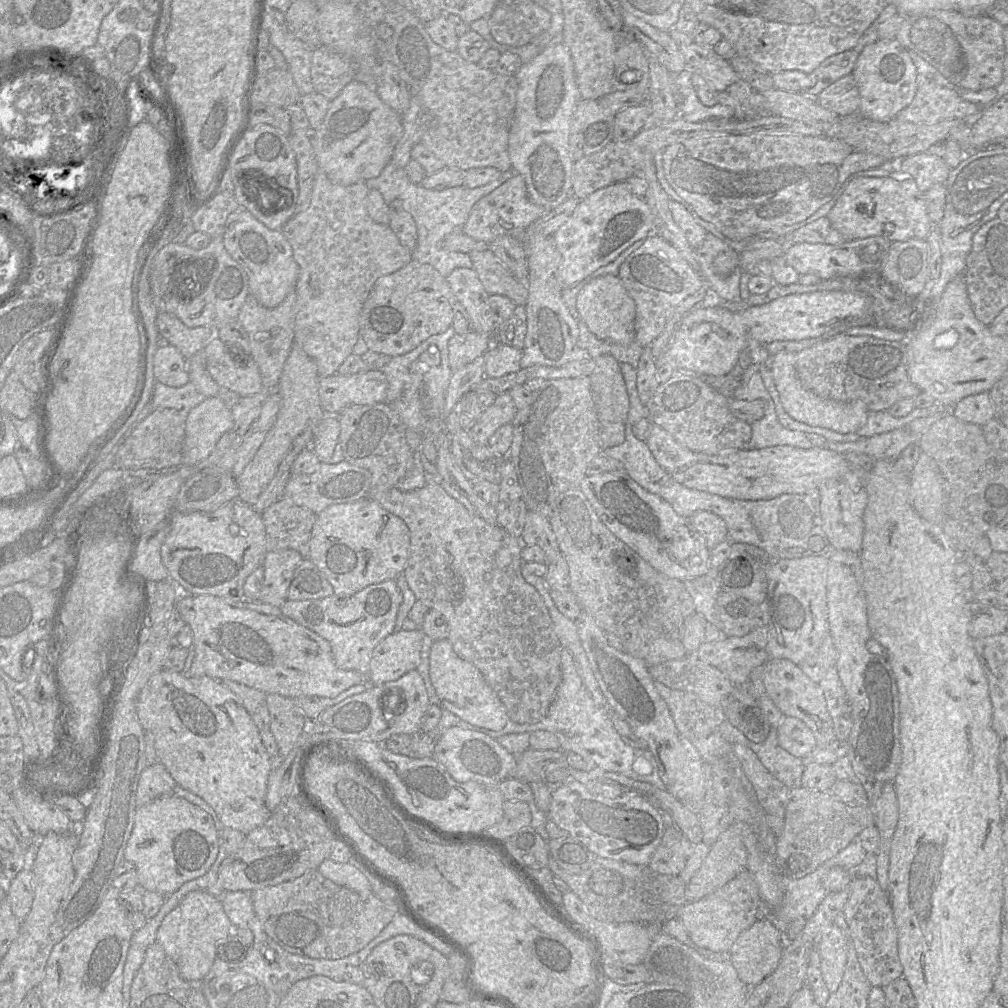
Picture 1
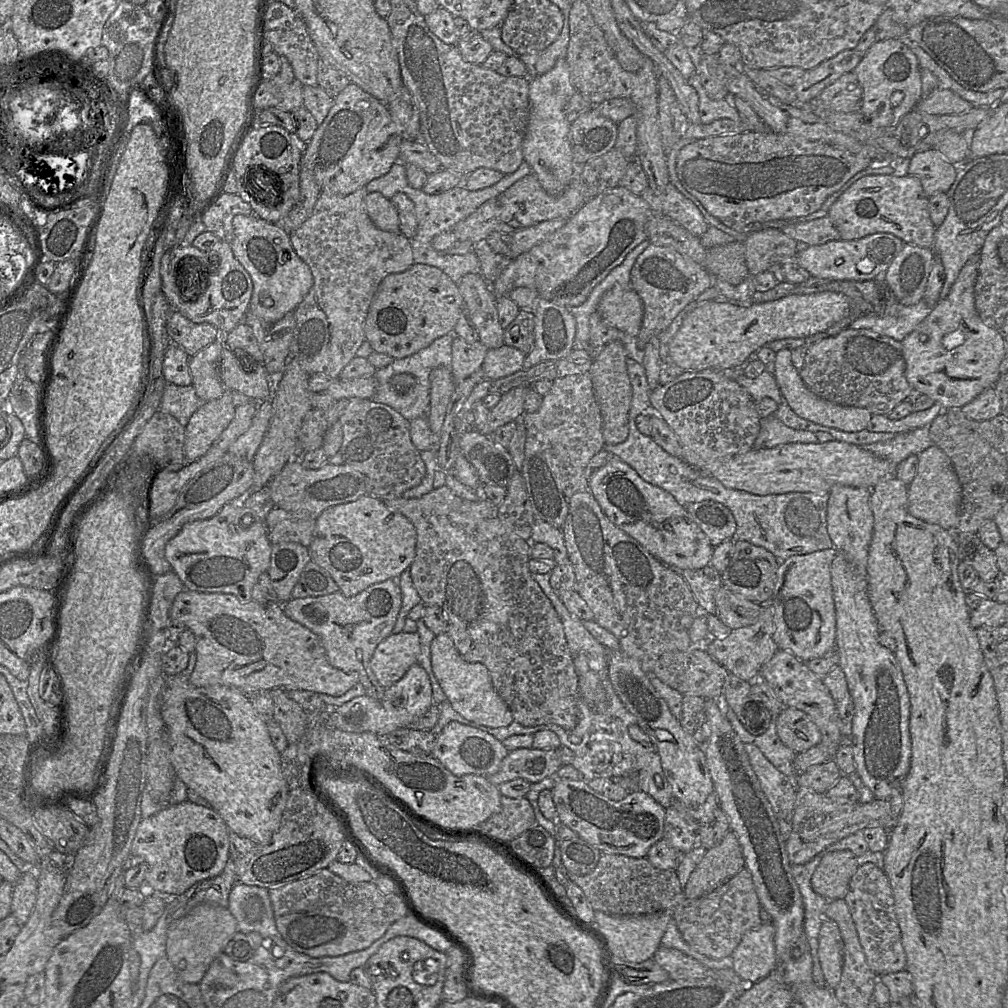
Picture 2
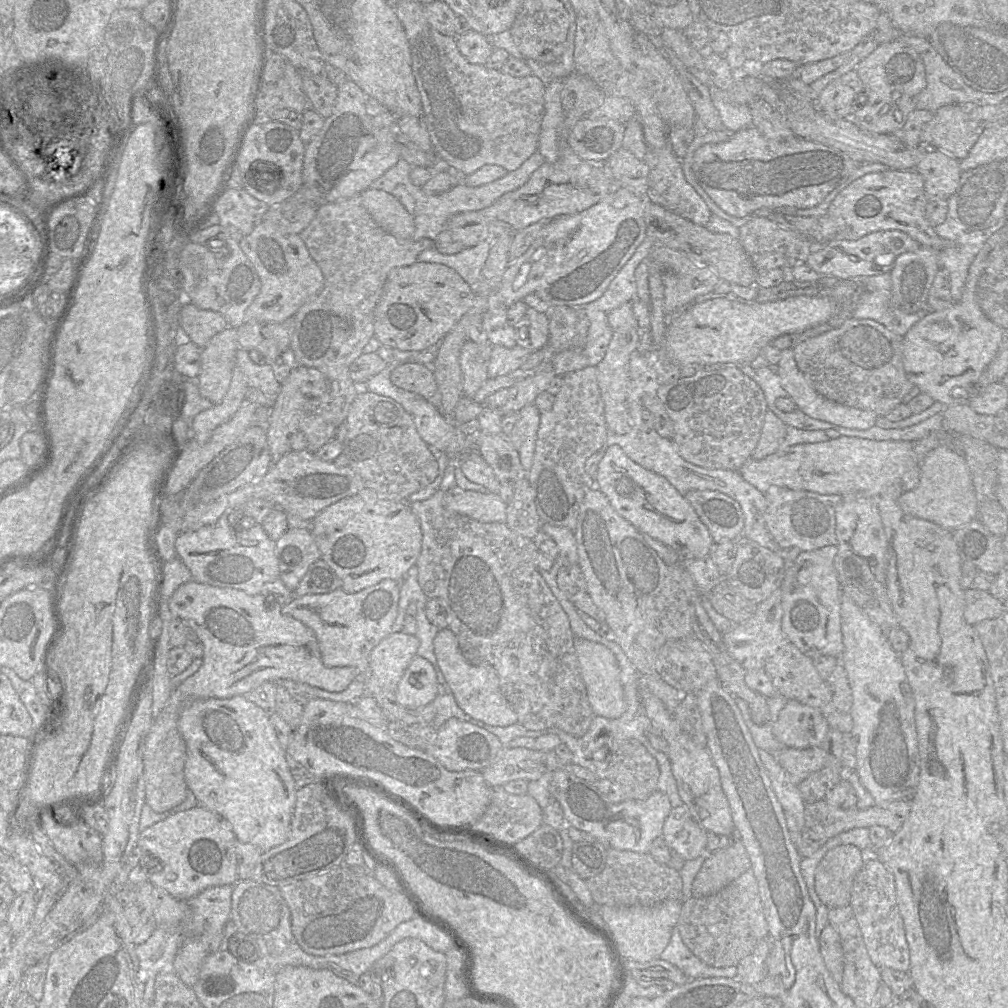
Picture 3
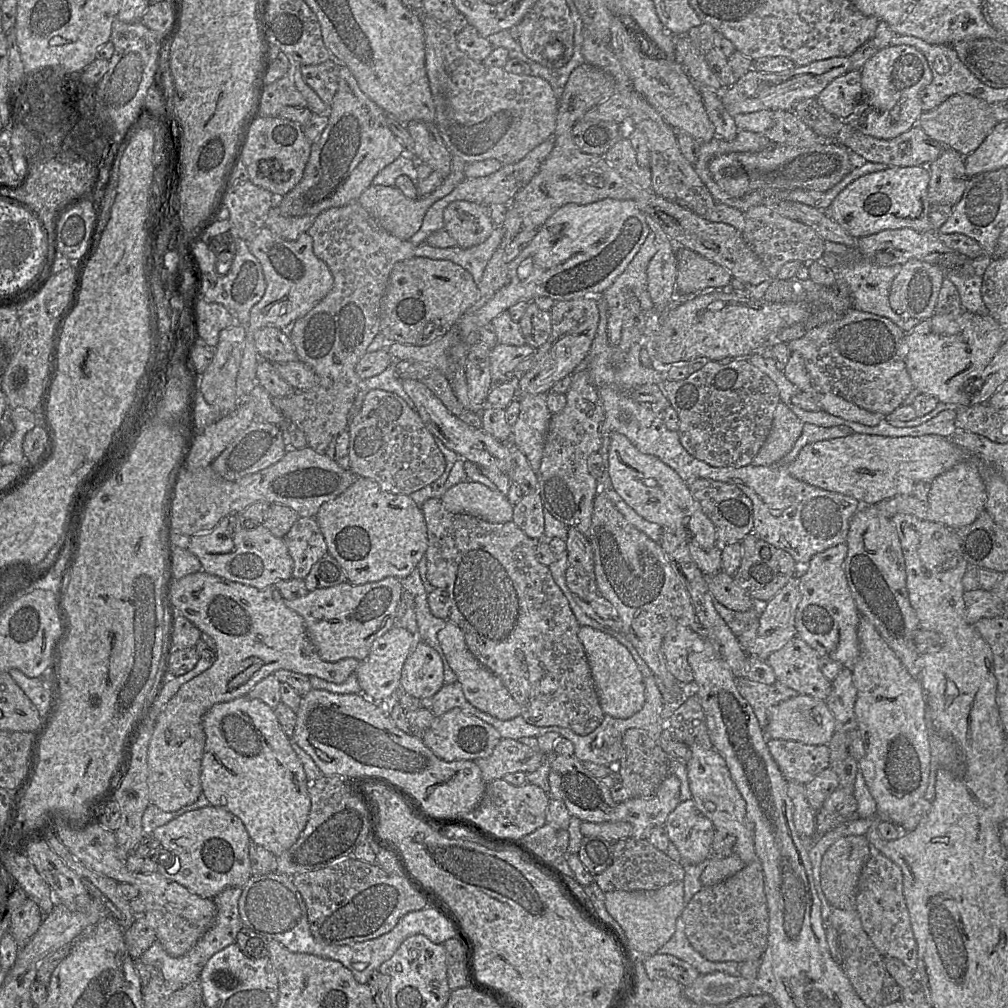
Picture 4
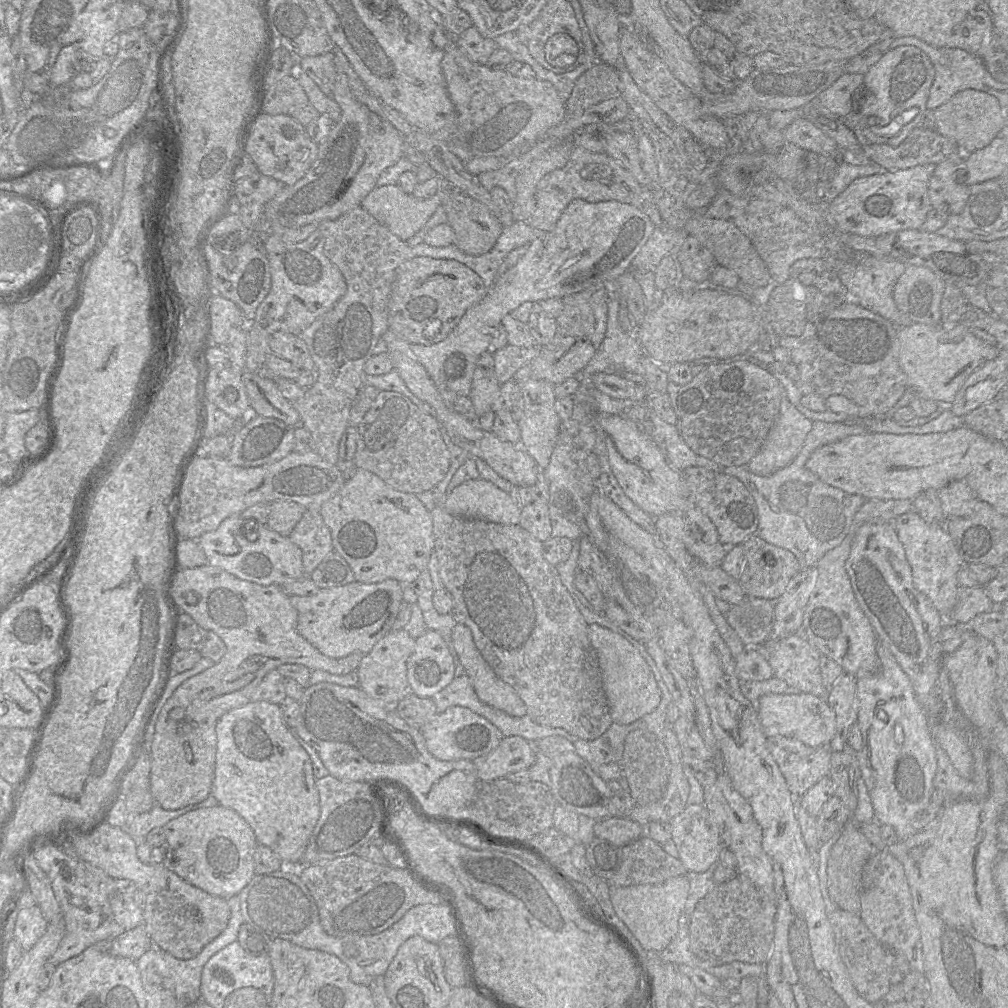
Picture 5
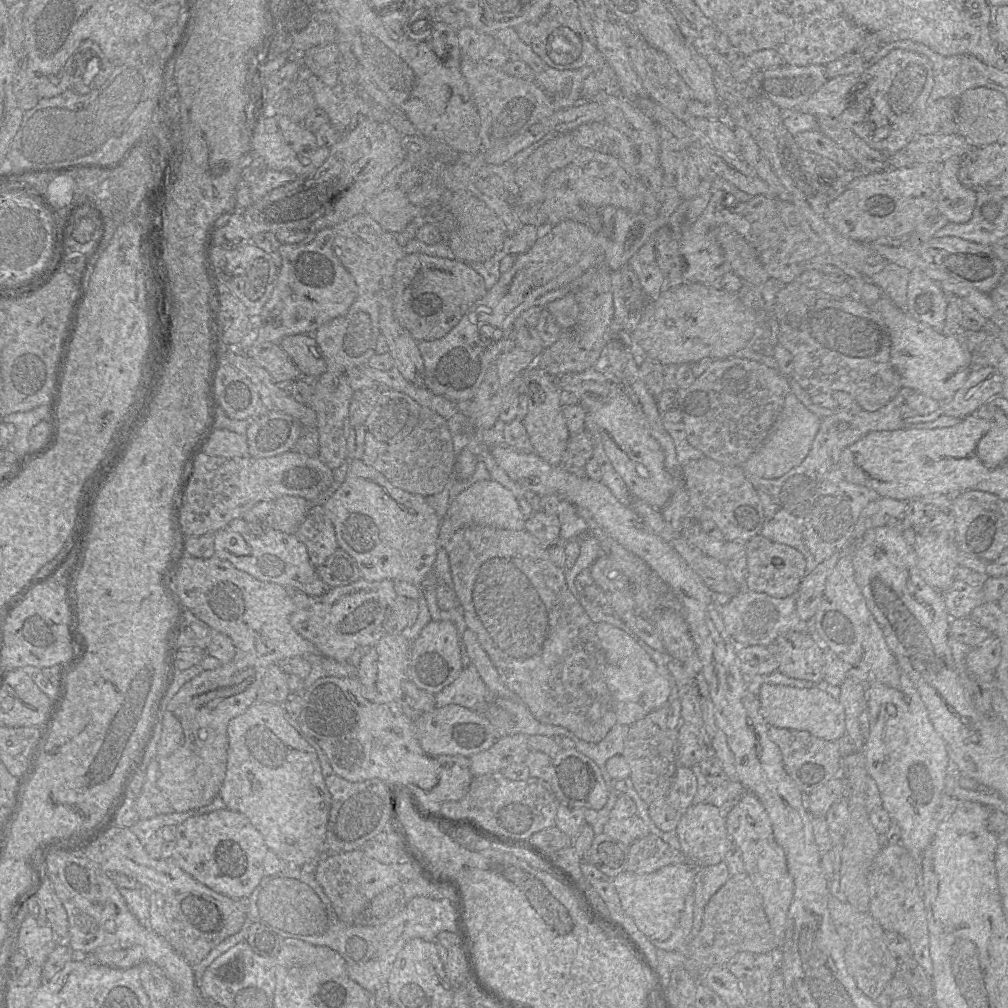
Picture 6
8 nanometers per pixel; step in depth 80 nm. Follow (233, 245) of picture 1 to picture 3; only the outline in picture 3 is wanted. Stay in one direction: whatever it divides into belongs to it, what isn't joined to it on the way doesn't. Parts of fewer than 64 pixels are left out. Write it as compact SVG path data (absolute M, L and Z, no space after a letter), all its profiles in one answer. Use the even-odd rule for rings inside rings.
M261 220L240 240L240 246L261 281L260 292L246 310L244 322L280 324L323 289L324 275L300 235L281 233L272 223Z

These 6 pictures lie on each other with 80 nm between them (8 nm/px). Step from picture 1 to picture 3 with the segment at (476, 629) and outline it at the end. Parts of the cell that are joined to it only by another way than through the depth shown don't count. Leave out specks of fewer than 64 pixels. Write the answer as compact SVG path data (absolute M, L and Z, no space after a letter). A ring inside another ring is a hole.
M438 490L426 500L410 503L410 509L419 521L422 542L421 551L415 563L419 586L427 598L437 598L446 611L447 628L457 637L459 648L465 659L474 665L488 664L493 667L499 678L500 689L517 715L517 722L528 730L558 728L574 736L581 737L589 729L594 718L585 684L582 680L578 659L575 652L575 636L571 630L567 614L536 568L534 559L538 552L538 542L525 538L512 531L503 522L482 523L478 520L448 511L444 506L446 492Z

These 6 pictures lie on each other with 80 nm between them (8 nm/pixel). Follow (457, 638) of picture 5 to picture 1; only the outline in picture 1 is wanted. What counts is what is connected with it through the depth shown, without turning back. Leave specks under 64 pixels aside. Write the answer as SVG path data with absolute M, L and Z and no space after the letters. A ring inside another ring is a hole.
M449 639L433 643L429 658L429 677L442 710L447 710L472 725L492 731L503 729L510 721L505 706L480 671L455 653Z

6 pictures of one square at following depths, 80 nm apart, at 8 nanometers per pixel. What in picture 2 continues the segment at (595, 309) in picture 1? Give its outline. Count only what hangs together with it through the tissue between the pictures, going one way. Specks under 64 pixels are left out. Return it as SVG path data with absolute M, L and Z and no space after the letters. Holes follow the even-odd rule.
M615 285L606 291L597 310L602 320L628 335L637 336L641 328L644 306L638 293L630 288Z

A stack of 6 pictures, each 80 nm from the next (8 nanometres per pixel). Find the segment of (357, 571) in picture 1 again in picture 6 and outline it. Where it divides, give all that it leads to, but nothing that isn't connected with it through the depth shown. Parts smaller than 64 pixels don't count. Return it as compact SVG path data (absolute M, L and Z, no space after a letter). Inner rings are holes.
M348 459L345 480L322 504L331 520L339 548L357 563L361 579L366 581L405 581L421 585L433 571L438 550L441 517L426 502L425 496L395 487L382 473L365 464L362 459Z

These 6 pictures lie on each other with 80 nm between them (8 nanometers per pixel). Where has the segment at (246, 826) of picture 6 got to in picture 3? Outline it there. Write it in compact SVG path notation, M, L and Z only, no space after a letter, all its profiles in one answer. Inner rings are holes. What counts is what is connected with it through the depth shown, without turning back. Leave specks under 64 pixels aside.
M198 805L189 810L170 815L142 830L138 836L137 846L158 860L157 866L148 869L147 881L155 887L164 889L172 897L187 901L209 887L234 885L239 880L237 860L234 853L236 841L232 826L226 819Z

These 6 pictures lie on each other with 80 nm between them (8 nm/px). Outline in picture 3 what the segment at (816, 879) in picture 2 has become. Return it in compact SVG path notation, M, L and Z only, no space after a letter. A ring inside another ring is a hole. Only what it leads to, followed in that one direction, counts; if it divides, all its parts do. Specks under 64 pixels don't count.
M847 844L829 850L815 872L815 891L829 908L850 905L854 880L864 865L862 850Z

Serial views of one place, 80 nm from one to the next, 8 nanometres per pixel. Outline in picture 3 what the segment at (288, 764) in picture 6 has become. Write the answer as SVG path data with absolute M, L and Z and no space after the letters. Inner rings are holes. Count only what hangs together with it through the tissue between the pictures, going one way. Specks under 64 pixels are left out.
M243 695L226 699L208 698L196 700L185 708L177 728L186 745L185 782L199 805L226 819L239 842L253 844L262 851L285 842L289 835L297 786L269 716Z

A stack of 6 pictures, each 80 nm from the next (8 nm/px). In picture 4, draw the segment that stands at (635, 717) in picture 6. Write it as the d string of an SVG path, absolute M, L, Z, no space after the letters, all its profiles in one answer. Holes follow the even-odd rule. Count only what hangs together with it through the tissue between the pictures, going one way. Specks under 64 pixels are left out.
M581 627L578 637L585 650L604 714L613 718L627 719L639 712L646 699L645 683L630 651L613 636L591 627Z

